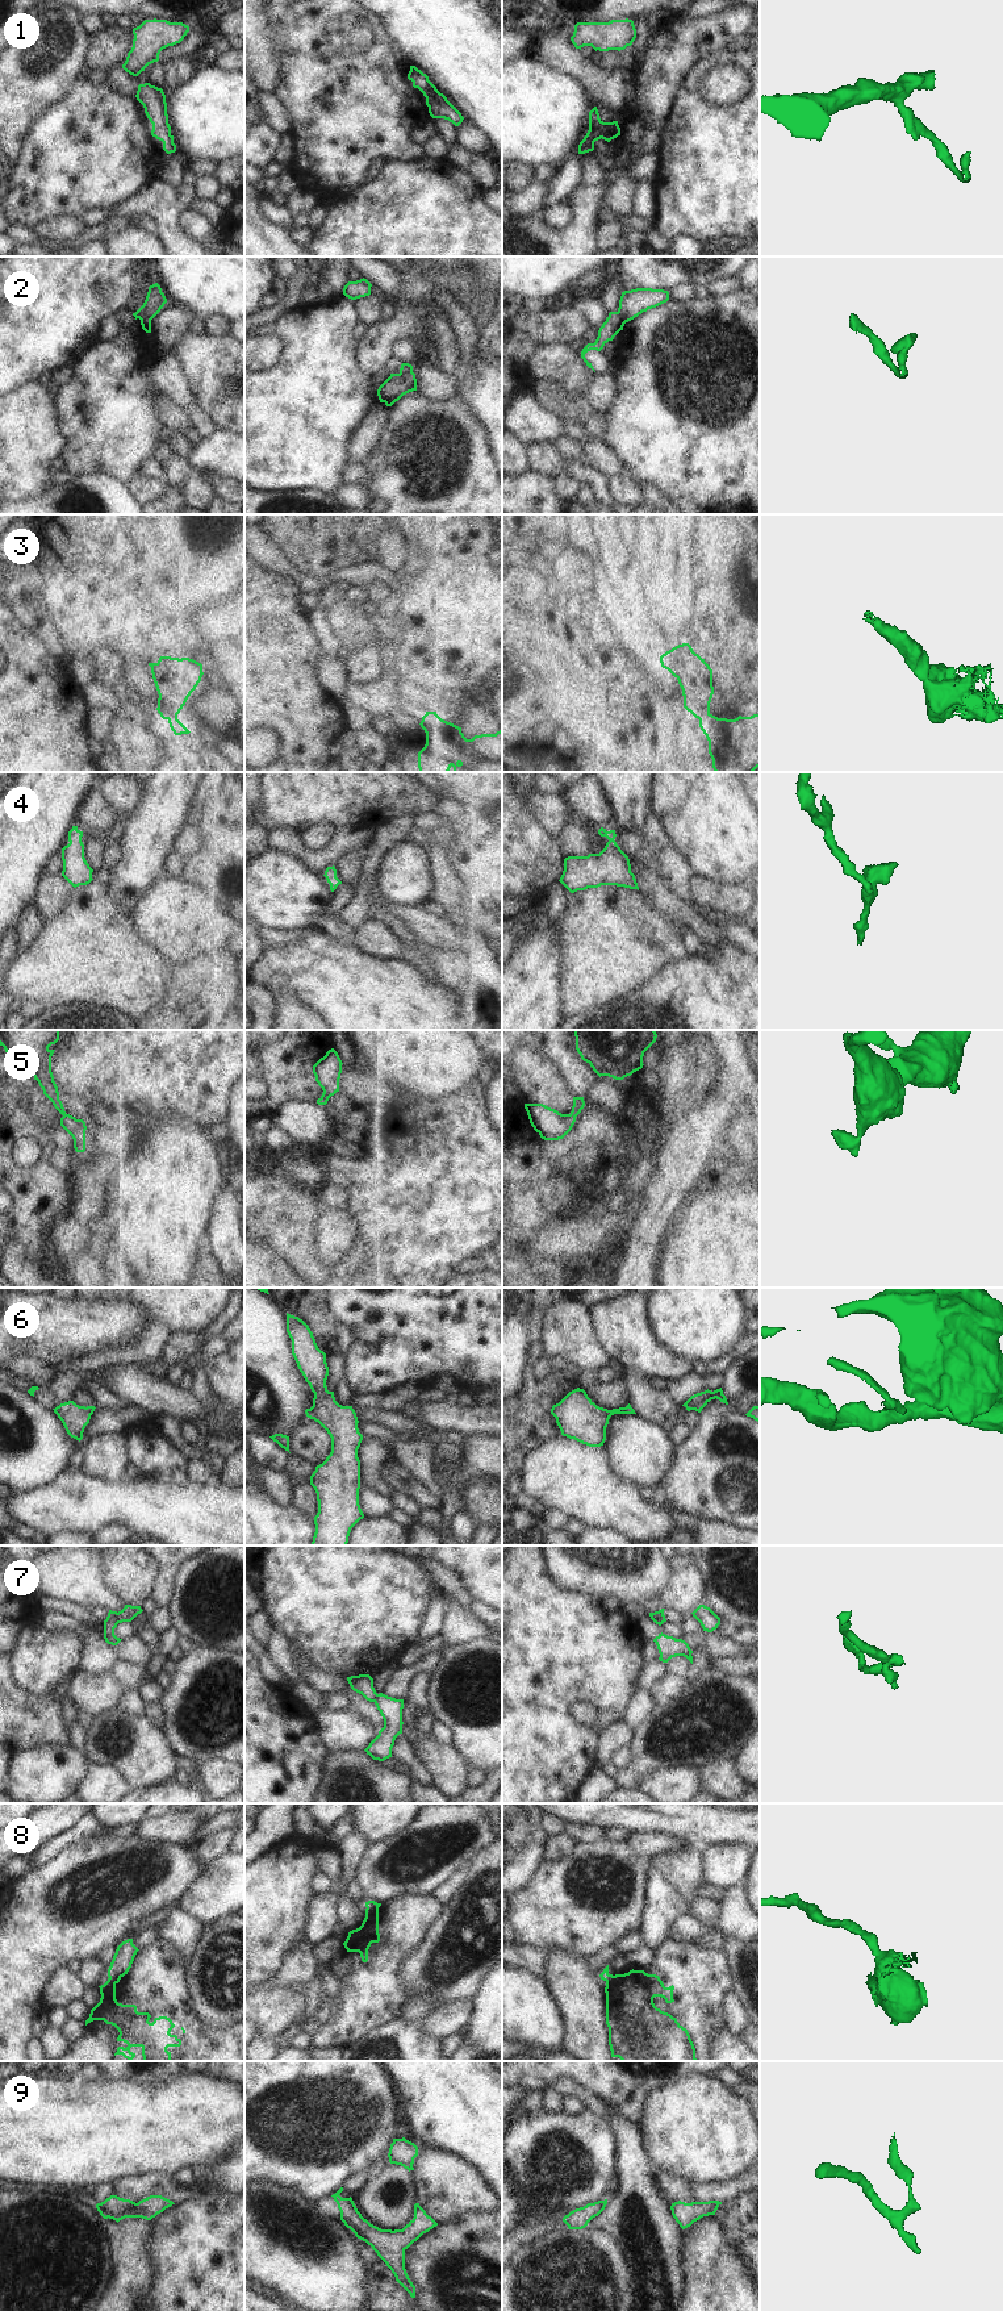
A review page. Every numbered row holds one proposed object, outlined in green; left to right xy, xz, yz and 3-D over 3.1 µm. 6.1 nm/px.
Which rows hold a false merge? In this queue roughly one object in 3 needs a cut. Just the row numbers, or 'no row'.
1, 6, 7, 8

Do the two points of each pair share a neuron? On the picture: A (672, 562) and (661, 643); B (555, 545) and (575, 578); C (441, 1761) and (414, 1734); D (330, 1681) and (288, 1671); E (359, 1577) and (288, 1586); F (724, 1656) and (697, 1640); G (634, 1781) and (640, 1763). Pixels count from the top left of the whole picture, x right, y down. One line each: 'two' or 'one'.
A: one
B: one
C: one
D: two
E: one
F: one
G: one

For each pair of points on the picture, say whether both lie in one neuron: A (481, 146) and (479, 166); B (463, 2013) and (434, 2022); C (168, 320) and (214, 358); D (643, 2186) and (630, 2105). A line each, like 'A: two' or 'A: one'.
A: two
B: one
C: two
D: two

